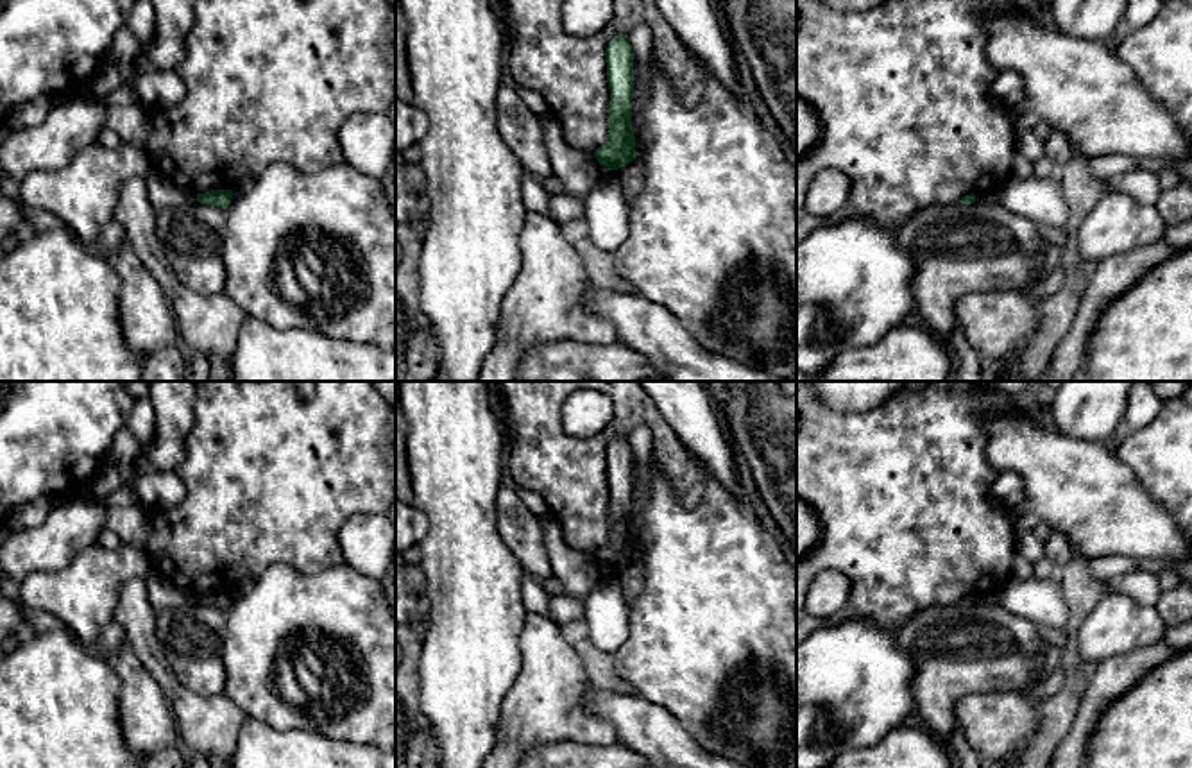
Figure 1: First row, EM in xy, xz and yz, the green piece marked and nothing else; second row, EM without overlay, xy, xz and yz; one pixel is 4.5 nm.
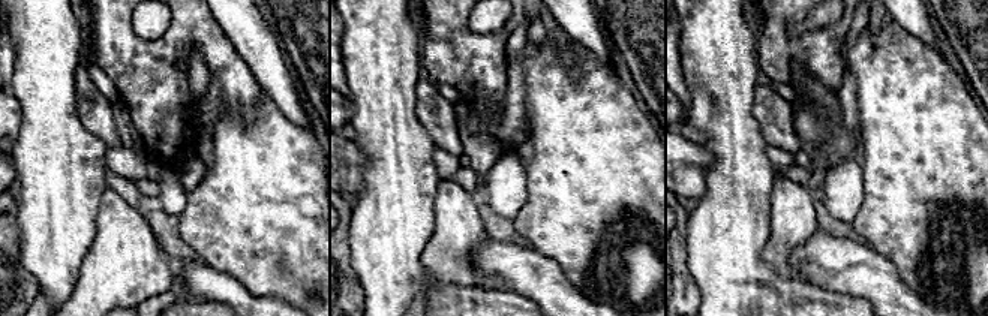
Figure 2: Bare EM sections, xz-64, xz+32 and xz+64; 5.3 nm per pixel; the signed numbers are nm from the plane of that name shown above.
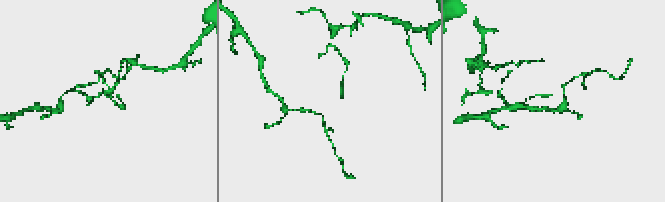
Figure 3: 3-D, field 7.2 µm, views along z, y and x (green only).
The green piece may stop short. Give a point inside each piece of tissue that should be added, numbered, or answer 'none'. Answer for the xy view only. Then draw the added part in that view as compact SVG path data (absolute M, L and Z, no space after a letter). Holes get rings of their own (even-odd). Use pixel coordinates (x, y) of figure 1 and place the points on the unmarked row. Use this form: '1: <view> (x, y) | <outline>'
none

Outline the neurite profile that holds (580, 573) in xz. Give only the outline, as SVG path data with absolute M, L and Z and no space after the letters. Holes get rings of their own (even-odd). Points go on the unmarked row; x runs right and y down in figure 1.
M548 514L541 519L546 555L569 598L583 600L601 580L603 571L594 555L580 555L564 541L560 521Z

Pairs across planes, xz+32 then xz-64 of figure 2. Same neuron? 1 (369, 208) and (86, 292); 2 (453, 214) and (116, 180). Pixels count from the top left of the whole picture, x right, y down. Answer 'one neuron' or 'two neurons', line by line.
1: two neurons
2: two neurons

